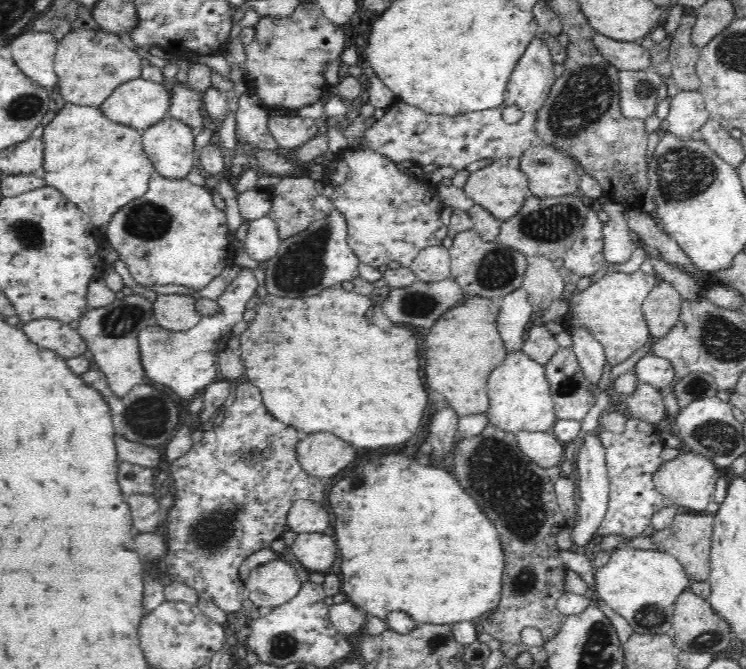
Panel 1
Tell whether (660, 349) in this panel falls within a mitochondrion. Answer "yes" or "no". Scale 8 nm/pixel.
no

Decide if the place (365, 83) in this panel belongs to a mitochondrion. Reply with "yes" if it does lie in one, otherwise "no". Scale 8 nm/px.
no

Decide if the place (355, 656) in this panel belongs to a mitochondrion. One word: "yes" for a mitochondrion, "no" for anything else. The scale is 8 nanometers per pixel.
no

